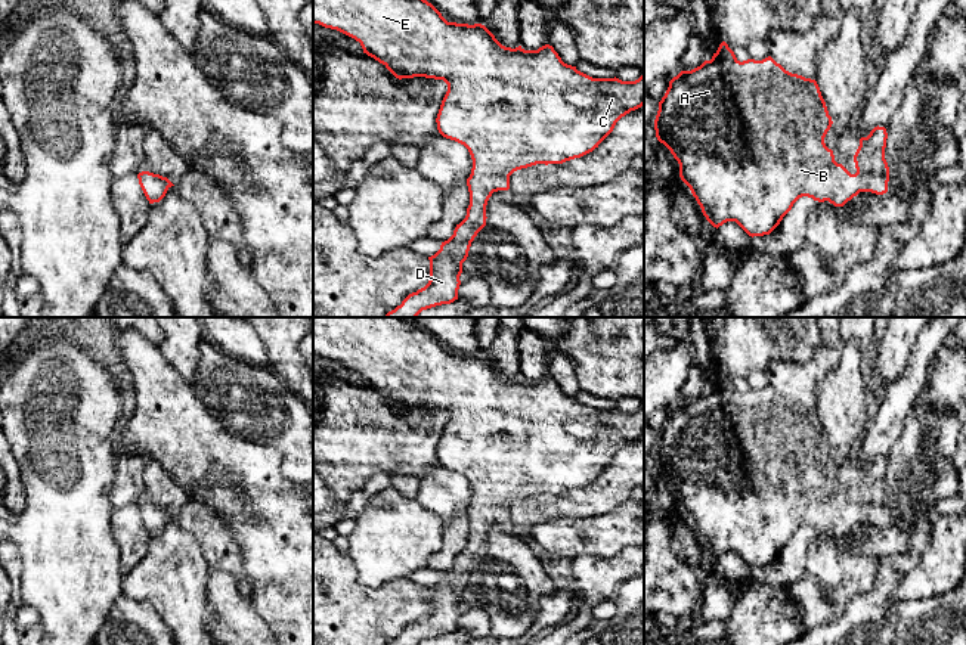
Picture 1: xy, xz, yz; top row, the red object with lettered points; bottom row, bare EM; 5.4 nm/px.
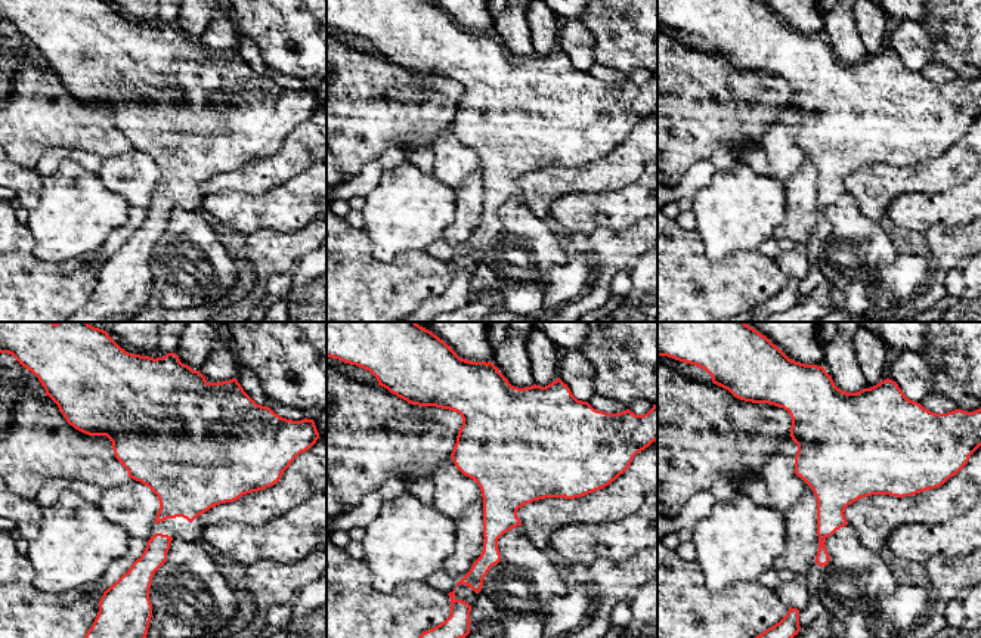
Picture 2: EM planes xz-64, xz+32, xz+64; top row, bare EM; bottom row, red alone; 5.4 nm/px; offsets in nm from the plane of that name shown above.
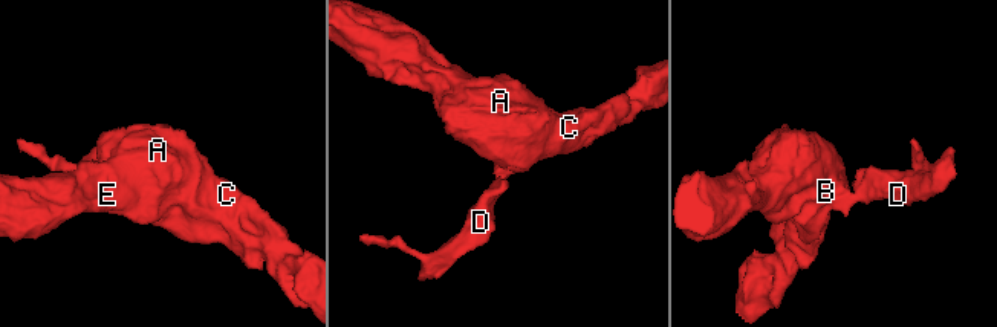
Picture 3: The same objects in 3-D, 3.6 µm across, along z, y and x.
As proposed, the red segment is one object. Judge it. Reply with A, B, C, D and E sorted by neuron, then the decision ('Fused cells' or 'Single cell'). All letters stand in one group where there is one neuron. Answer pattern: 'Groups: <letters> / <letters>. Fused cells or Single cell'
Groups: A B C D E. Single cell

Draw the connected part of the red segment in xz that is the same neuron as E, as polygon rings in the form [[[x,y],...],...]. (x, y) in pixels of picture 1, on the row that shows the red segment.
[[[313,0],[313,24],[337,30],[360,43],[363,53],[383,63],[396,78],[425,77],[443,80],[448,92],[442,100],[436,123],[439,133],[464,145],[473,159],[467,179],[470,205],[465,218],[453,235],[442,242],[440,249],[428,257],[428,283],[409,294],[400,306],[384,317],[417,317],[422,310],[451,304],[458,300],[462,263],[471,242],[486,226],[486,205],[493,192],[510,189],[510,176],[536,164],[563,164],[592,152],[613,131],[616,123],[644,105],[644,74],[635,81],[619,78],[592,78],[576,66],[561,61],[552,46],[538,50],[502,46],[482,24],[448,22],[427,0]]]

